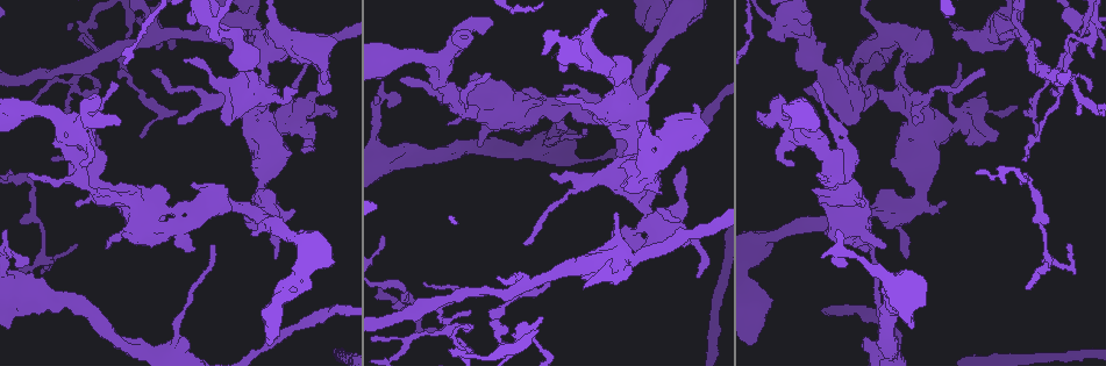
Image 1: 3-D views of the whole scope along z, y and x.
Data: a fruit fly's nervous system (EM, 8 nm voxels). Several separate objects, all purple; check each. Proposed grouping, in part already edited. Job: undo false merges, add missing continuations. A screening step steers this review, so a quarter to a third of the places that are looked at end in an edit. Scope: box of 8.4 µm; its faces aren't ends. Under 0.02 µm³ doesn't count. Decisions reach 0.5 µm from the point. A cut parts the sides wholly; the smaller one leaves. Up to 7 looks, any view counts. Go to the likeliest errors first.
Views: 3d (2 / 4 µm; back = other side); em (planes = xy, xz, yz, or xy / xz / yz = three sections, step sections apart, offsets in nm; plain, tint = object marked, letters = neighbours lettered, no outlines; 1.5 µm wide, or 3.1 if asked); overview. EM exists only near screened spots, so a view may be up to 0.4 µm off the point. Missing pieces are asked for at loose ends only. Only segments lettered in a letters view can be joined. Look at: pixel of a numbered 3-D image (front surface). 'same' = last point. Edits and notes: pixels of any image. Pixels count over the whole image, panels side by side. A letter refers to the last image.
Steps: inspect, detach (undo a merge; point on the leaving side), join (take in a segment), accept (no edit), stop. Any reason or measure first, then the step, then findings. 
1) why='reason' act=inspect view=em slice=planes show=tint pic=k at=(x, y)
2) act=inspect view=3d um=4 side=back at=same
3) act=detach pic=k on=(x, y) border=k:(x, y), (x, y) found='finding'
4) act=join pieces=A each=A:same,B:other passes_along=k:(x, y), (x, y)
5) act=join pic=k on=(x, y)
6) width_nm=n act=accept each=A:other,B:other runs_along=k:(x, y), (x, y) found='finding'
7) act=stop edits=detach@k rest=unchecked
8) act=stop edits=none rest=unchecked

why='four arms meet' act=inspect view=em um=3.1 slice=planes show=letters pic=1 at=(960, 121)

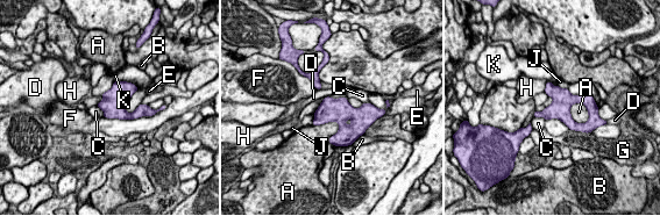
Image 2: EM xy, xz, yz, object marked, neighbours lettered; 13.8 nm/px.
width_nm=300 act=accept each=A:other,B:other,C:other,D:other,E:other,F:other,G:other,H:other,J:other,K:other border=2:(330, 95), (347, 99) found='continuous, no second cell'

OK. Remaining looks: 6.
why='abrupt turn' act=inspect view=em slice=yz step=8 show=letters pic=1 at=(85, 42)

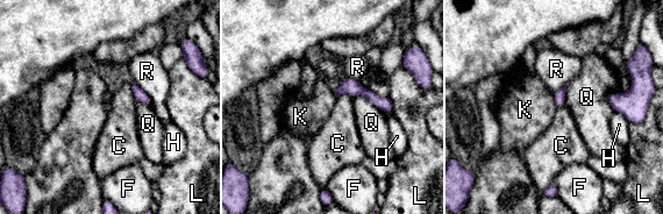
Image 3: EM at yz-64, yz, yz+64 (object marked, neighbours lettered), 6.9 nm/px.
width_nm=60 act=accept each=C:other,F:other,H:other,K:other,L:other,Q:other,R:other border=3:(553, 94), (557, 108) found='one cell here'

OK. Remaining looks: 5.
why='branch stops here' act=inspect view=em slice=planes show=letters pic=1 at=(325, 84)

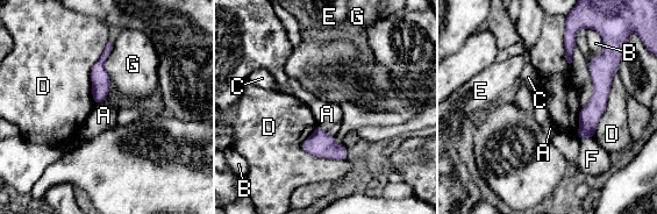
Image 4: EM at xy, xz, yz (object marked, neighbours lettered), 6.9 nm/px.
act=accept each=A:other,B:other,C:other,D:other,E:other,F:other,G:other runs_along=4:(108, 47), (99, 66), (97, 100) found='none of them fits'

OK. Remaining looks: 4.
act=stop edits=none rest=unchecked

